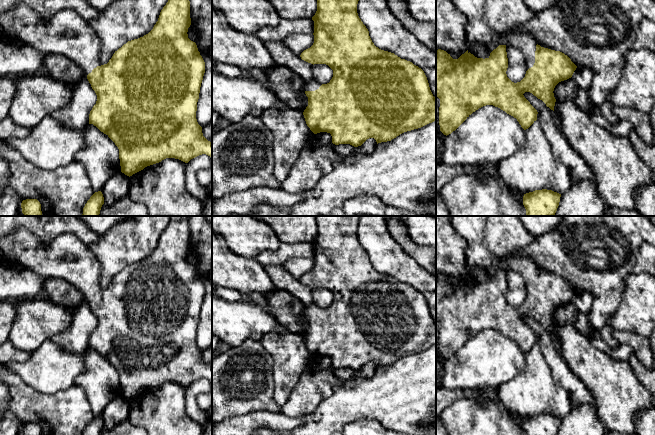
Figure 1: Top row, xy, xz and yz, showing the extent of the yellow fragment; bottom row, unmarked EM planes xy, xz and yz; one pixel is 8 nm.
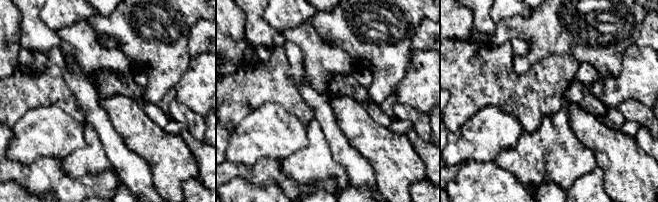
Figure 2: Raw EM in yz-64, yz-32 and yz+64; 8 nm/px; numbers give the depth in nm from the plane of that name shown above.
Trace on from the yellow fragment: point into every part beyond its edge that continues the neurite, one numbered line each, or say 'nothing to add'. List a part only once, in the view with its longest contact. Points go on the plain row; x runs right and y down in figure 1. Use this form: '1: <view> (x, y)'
1: yz (525, 266)

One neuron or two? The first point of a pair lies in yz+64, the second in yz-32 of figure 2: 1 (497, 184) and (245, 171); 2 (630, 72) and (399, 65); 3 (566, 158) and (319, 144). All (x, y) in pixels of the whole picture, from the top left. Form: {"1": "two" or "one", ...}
{"1": "two", "2": "two", "3": "one"}

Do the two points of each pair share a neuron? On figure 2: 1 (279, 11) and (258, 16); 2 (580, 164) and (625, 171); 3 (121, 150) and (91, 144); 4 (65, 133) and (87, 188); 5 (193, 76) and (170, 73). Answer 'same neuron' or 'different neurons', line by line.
1: different neurons
2: different neurons
3: different neurons
4: different neurons
5: different neurons

